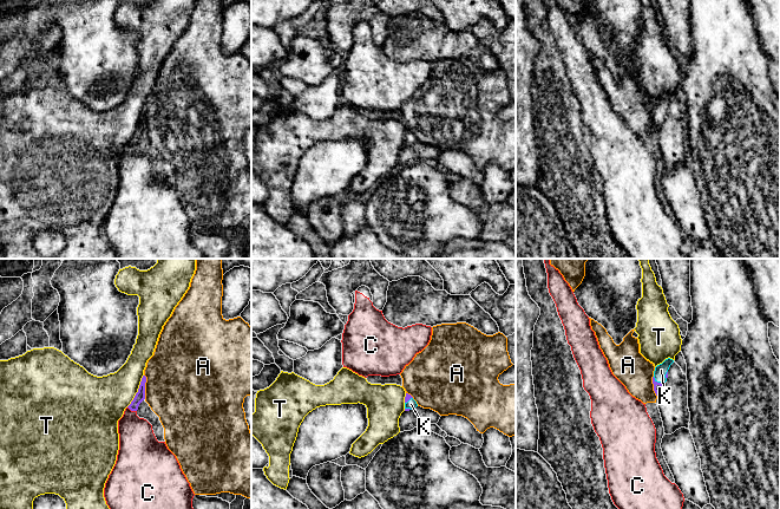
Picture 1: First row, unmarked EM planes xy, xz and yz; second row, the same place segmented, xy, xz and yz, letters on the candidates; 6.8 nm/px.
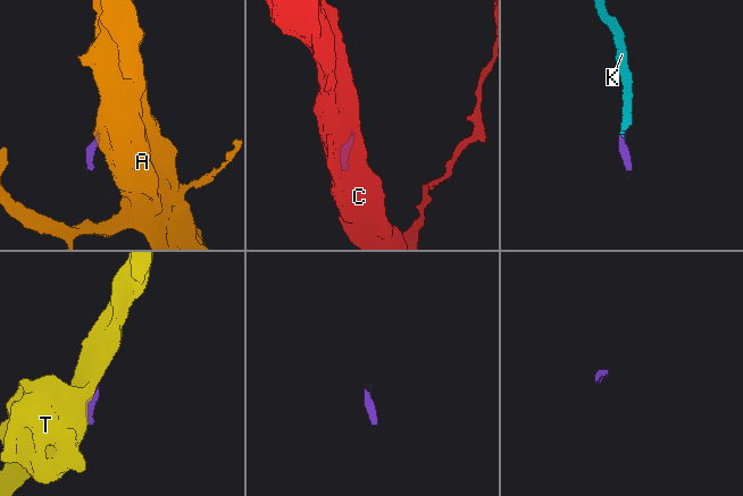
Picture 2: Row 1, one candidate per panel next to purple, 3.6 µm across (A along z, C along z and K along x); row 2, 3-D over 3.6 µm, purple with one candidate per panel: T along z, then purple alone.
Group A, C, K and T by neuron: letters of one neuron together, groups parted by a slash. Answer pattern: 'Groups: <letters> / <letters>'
Groups: A / C / K / T

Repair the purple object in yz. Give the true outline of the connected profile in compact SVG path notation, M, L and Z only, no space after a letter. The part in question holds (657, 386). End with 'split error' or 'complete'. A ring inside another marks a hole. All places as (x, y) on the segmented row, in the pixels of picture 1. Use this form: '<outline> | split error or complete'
M668 358L662 364L660 364L655 367L653 384L654 384L654 391L657 396L657 398L660 397L660 394L663 391L664 384L668 378L668 370L673 363L674 363L674 360Z | split error

